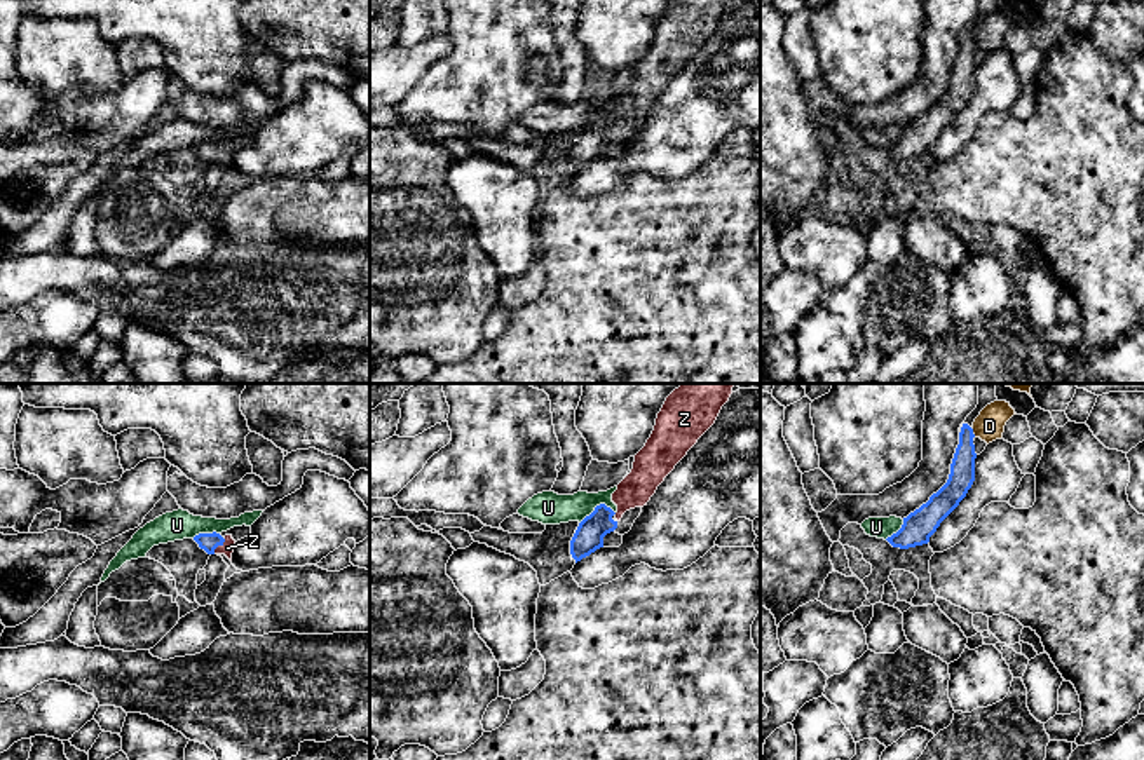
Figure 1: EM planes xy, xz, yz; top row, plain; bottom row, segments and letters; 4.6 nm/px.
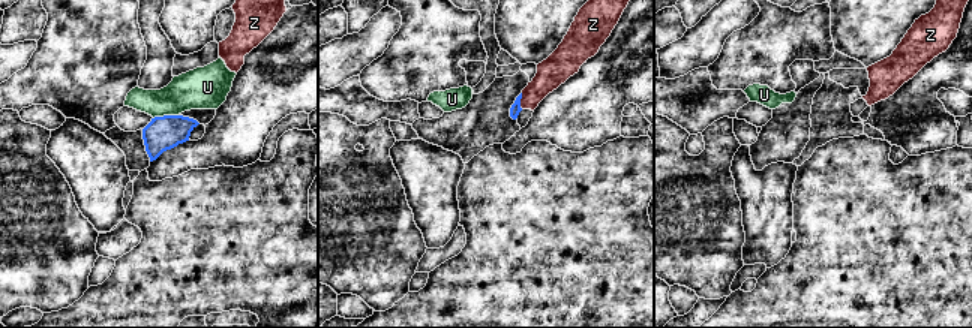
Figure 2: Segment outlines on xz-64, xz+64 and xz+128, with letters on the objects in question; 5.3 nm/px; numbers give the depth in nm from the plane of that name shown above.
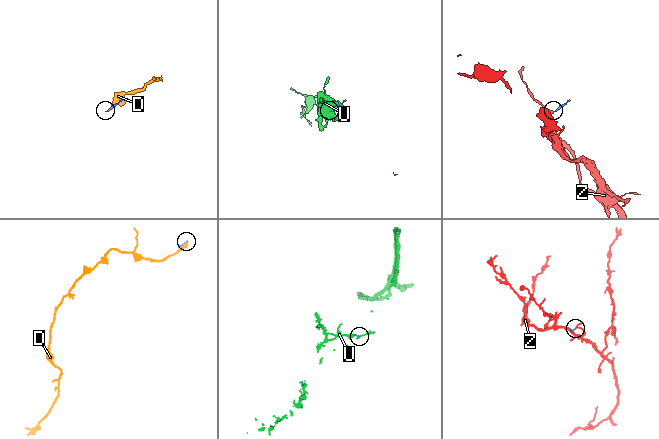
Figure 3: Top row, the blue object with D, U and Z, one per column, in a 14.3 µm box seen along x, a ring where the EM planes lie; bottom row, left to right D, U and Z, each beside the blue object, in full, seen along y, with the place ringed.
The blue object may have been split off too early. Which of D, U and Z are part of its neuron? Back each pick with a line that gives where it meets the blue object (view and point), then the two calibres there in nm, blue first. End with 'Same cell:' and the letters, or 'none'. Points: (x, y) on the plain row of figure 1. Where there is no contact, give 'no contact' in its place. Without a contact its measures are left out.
Z: xy (218, 154) | 80/60 nm
Same cell: Z

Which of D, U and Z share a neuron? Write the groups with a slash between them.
D / U / Z

